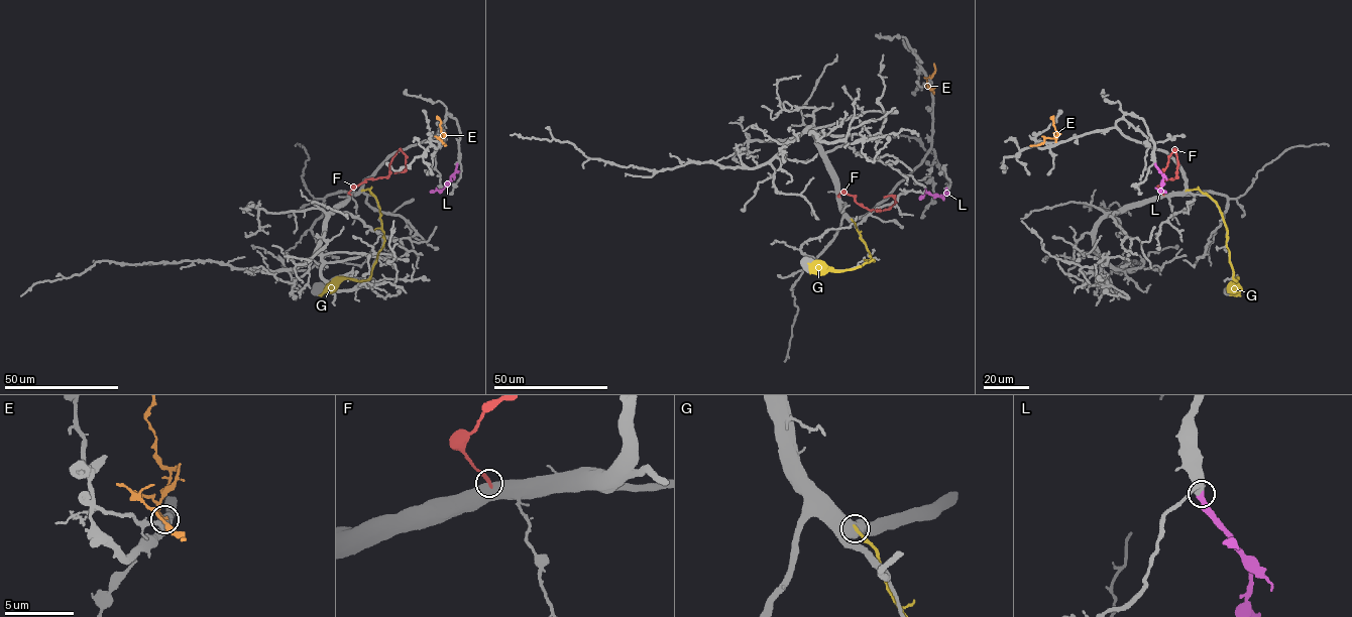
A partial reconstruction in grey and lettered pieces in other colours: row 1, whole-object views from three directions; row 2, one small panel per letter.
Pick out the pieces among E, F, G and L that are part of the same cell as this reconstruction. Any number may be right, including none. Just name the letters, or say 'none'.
L

